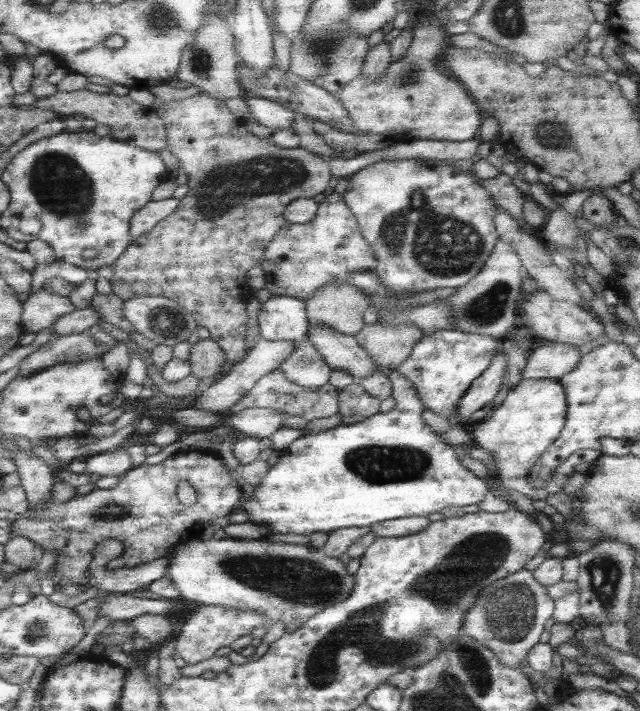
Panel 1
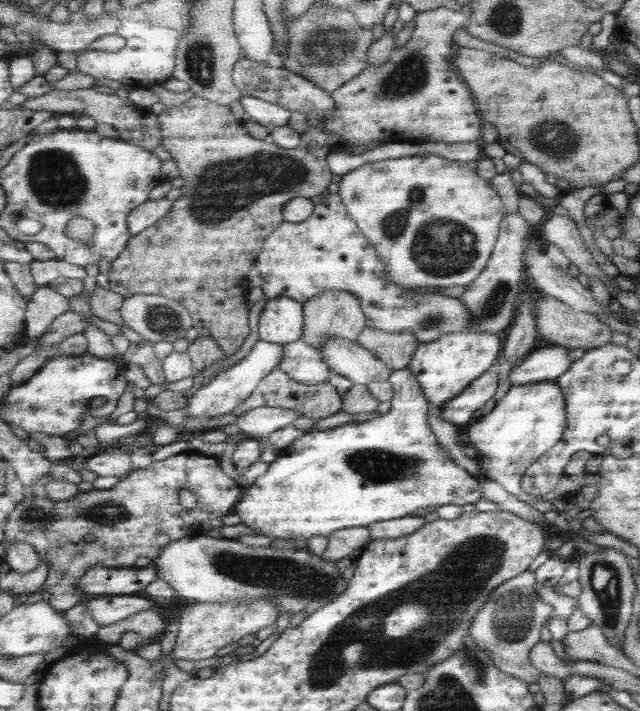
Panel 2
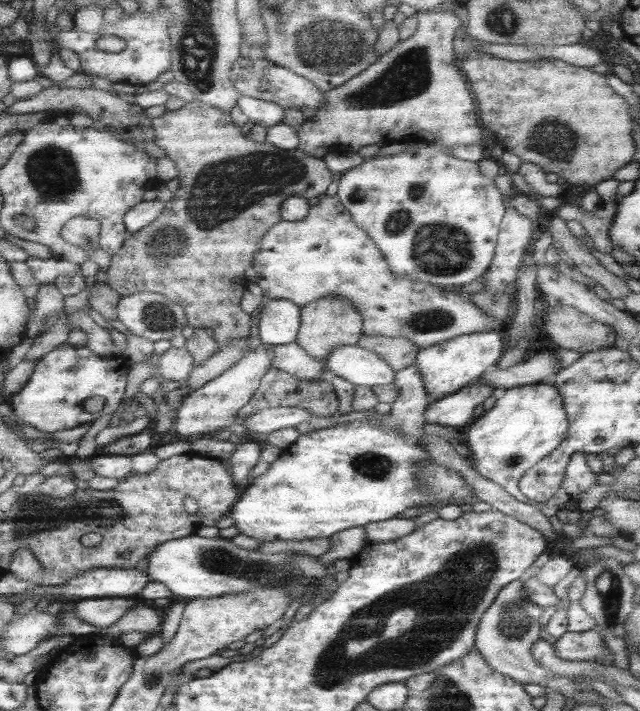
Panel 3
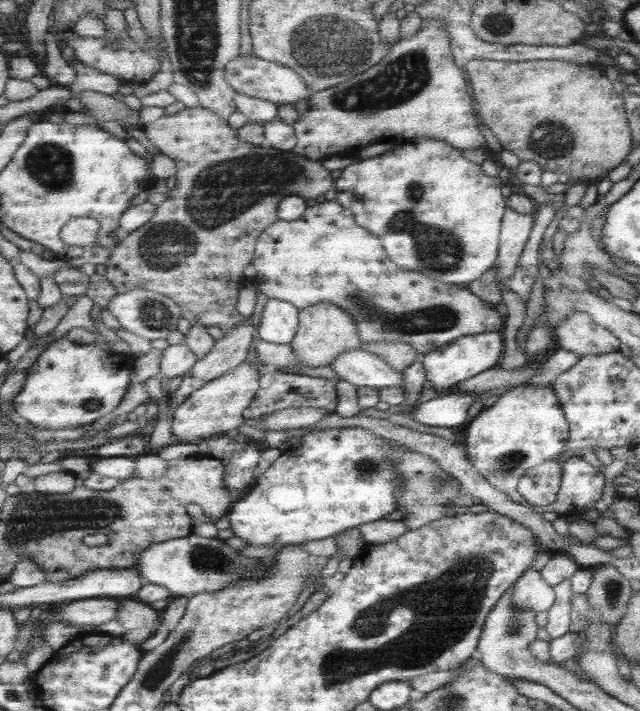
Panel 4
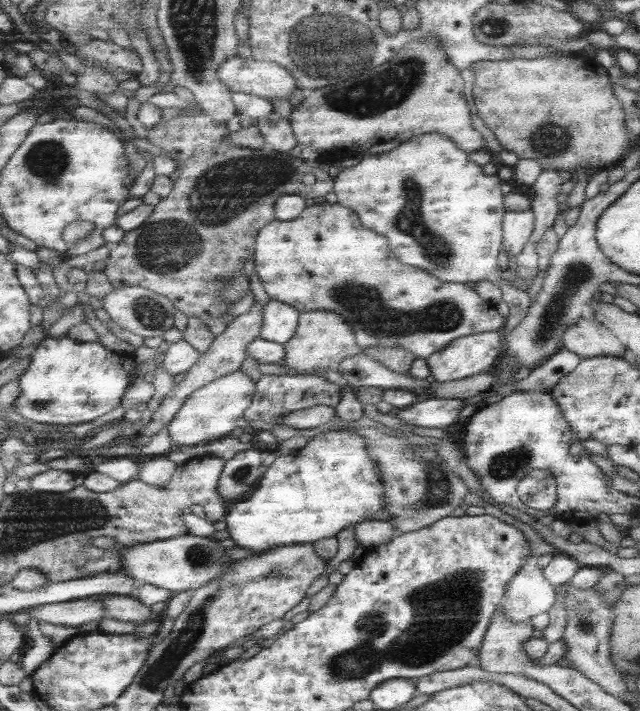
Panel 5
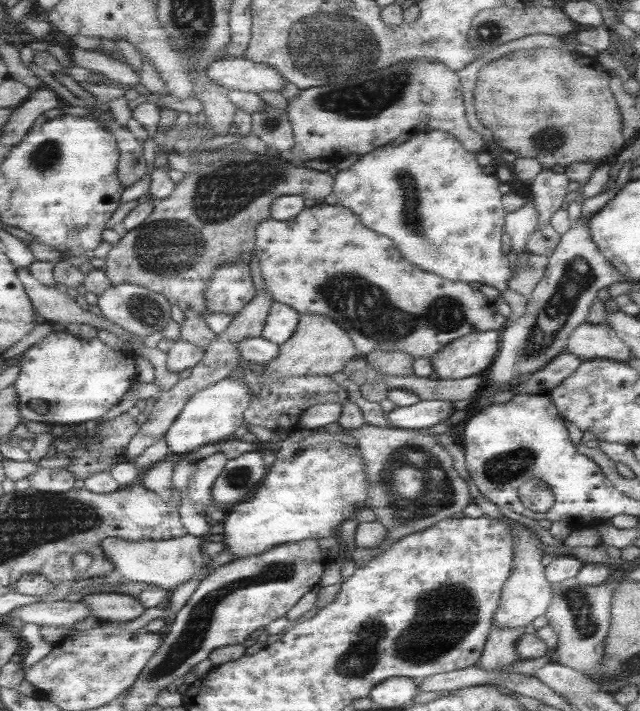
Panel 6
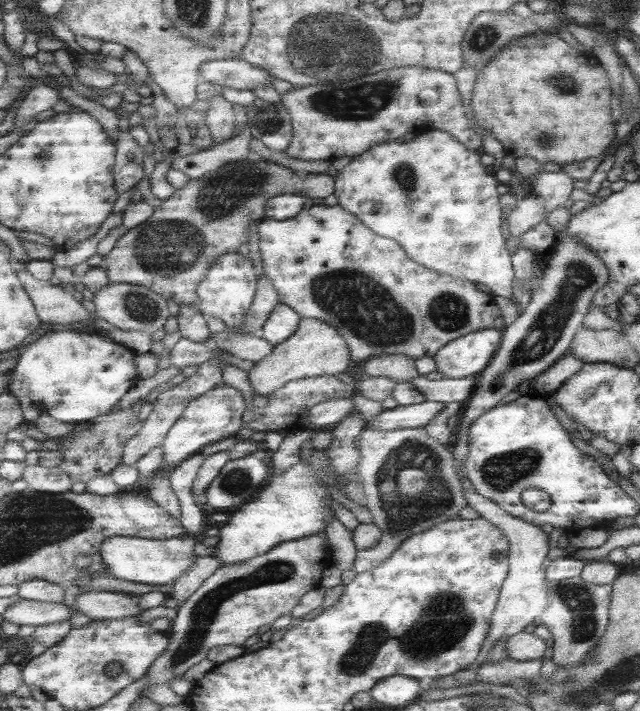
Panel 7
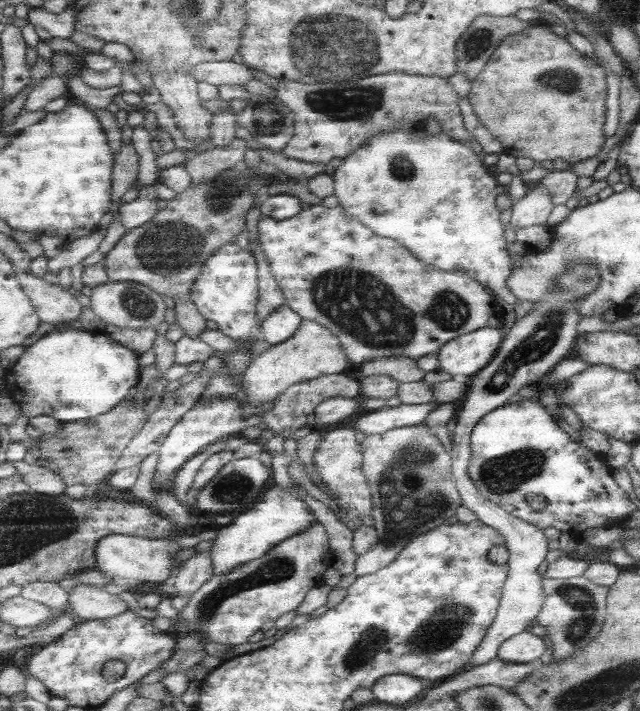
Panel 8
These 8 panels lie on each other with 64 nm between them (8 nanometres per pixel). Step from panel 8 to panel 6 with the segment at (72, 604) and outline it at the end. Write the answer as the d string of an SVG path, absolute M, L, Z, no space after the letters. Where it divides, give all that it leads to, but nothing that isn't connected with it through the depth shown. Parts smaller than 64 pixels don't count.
M91 593L82 597L81 601L91 608L93 617L99 622L129 622L145 612L145 606L137 596L126 593Z

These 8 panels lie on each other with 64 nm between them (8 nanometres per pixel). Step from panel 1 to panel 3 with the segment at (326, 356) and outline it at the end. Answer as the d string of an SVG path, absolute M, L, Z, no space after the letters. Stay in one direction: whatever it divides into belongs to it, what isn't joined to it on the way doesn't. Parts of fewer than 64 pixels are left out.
M339 346L325 360L328 376L346 379L354 386L379 386L393 382L394 370L376 354L359 346Z

